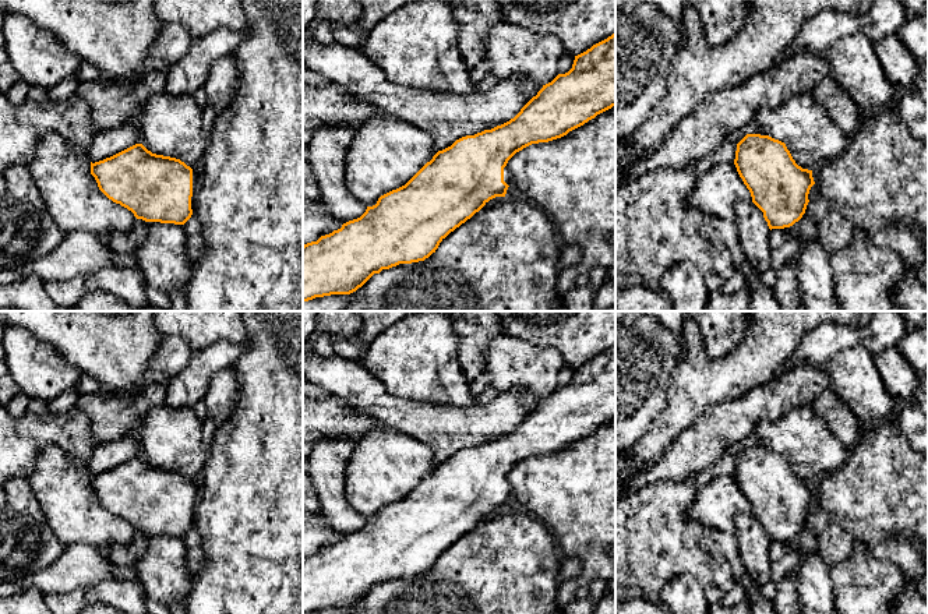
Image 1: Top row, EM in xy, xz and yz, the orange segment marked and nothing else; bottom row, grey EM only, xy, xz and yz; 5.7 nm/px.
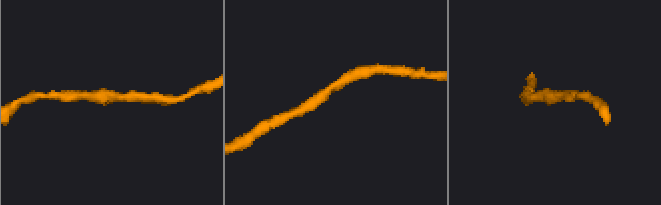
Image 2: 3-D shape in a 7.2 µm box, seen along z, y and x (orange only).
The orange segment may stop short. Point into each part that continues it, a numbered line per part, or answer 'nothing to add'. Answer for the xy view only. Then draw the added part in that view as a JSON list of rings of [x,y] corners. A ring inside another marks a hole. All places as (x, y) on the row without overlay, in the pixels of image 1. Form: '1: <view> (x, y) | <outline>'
1: xy (196, 484) | [[[193,481],[193,509],[191,509],[191,522],[195,525],[195,505],[200,498],[200,481]]]

